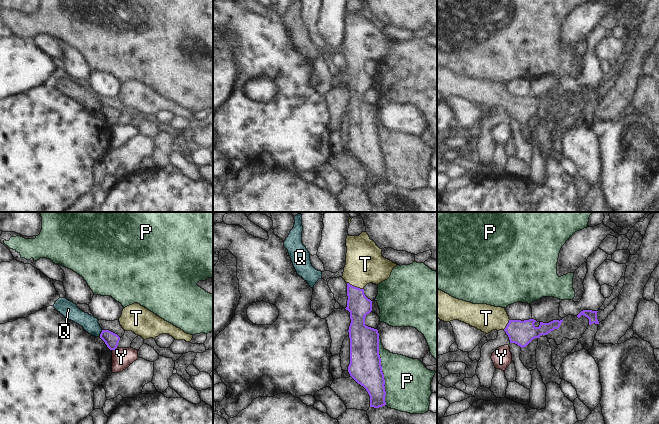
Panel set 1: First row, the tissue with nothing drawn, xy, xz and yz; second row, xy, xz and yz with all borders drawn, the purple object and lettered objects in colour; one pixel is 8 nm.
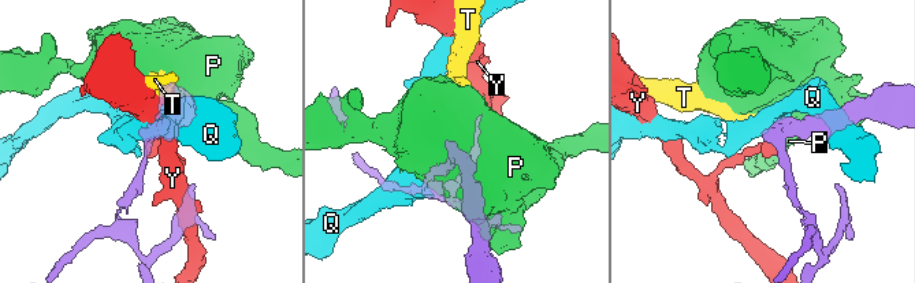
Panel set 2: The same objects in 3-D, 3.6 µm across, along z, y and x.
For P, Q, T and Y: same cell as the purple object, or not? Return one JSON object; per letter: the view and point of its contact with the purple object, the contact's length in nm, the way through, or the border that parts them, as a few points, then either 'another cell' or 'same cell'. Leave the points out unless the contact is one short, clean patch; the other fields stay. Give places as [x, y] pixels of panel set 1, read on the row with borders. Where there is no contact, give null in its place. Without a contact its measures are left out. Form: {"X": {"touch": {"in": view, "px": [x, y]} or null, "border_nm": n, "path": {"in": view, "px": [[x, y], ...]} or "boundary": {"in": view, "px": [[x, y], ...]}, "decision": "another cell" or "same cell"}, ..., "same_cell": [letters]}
{"P": {"touch": {"in": "xz", "px": [381, 371]}, "border_nm": 550, "decision": "another cell"}, "Q": {"touch": {"in": "xy", "px": [101, 333]}, "border_nm": 60, "boundary": {"in": "xy", "px": [[102, 330], [99, 336]]}, "decision": "another cell"}, "T": {"touch": {"in": "xz", "px": [355, 287]}, "border_nm": 150, "path": {"in": "xz", "px": [[358, 305], [355, 287], [357, 273], [365, 264]]}, "decision": "same cell"}, "Y": {"touch": {"in": "xy", "px": [114, 349]}, "border_nm": 50, "boundary": {"in": "xy", "px": [[116, 347], [112, 350]]}, "decision": "another cell"}, "same_cell": ["T"]}

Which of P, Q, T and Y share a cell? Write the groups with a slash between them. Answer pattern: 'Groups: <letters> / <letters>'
Groups: P / Q / T / Y.

